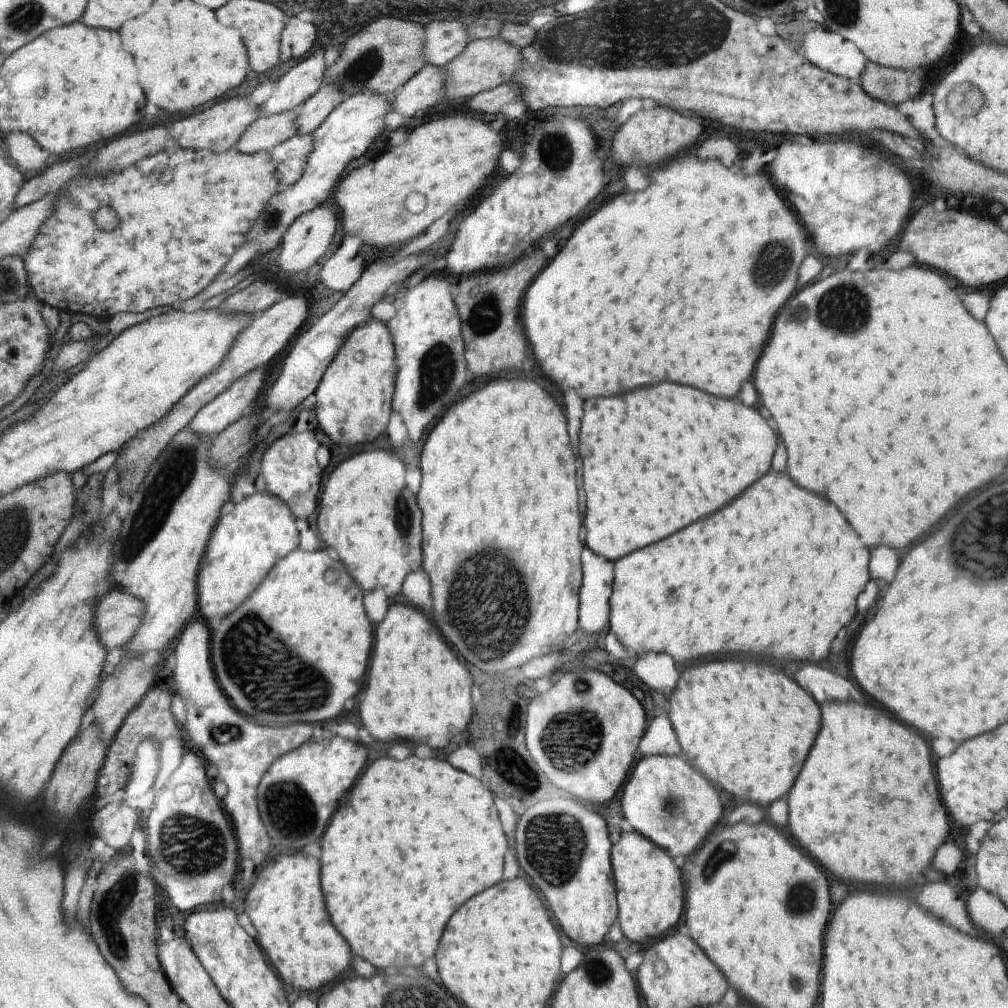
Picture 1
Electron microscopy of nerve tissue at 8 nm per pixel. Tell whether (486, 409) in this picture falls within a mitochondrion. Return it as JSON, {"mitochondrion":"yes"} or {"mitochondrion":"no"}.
{"mitochondrion":"no"}

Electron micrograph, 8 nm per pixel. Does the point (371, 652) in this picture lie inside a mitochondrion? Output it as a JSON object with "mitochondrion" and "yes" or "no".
{"mitochondrion":"no"}

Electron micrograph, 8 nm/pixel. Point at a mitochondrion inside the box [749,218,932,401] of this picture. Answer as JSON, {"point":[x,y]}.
{"point":[844,309]}

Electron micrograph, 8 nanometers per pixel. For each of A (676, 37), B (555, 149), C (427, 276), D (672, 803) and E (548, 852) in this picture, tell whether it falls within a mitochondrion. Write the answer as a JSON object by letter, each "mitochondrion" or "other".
{"A":"mitochondrion","B":"mitochondrion","C":"other","D":"mitochondrion","E":"mitochondrion"}

